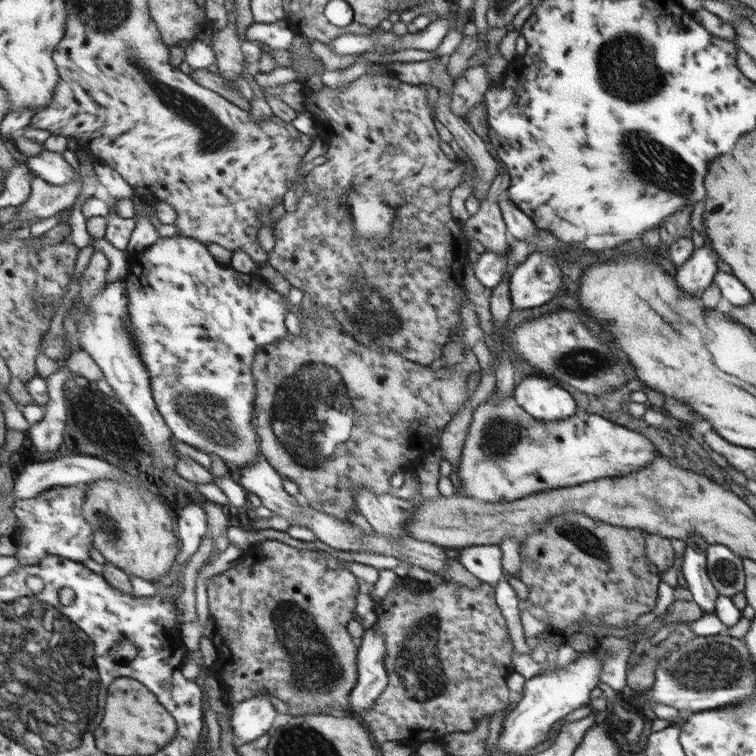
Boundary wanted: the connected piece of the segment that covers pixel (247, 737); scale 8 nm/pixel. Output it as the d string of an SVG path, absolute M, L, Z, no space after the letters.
M264 696L236 704L230 722L233 741L241 745L271 733L276 716L274 706Z

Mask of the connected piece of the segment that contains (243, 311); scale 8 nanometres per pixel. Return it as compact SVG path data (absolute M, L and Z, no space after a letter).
M190 237L160 238L139 251L135 262L142 276L130 272L124 280L129 299L128 330L134 334L138 356L151 378L156 408L177 440L217 454L231 471L250 466L261 452L253 426L254 404L258 401L254 356L266 344L274 344L288 334L284 298L266 288L257 273L239 273L234 267L218 264L204 243Z

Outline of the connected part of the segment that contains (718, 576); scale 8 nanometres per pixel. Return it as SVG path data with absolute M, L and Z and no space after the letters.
M711 544L706 550L710 581L720 596L731 598L746 591L744 557L724 544Z

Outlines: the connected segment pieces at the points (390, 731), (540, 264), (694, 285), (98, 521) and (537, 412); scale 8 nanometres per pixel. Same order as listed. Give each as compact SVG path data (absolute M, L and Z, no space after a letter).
M403 579L396 580L396 584L384 600L375 602L375 614L378 618L377 629L383 637L386 648L385 666L389 671L389 686L385 688L381 696L378 698L375 706L366 713L358 713L356 715L360 720L364 720L370 727L372 735L376 736L378 742L385 743L386 741L396 740L390 736L444 736L454 731L468 732L474 730L476 724L486 716L493 715L496 710L504 710L508 704L508 686L506 686L506 674L508 674L508 666L512 664L512 640L508 636L508 628L499 607L494 604L494 596L486 596L488 586L486 583L480 582L478 588L468 588L456 582L444 582L440 586L432 588L432 593L427 593L427 584L416 581L409 581L408 584L402 582Z
M530 252L528 259L511 272L511 306L515 309L542 306L556 296L562 282L564 275L557 259L545 253Z
M698 240L692 256L676 268L678 290L698 299L713 282L714 273L718 271L717 261L713 246Z
M106 477L86 486L88 499L84 509L88 522L96 530L95 548L128 576L152 583L164 578L178 556L178 540L174 534L174 520L158 496L128 479Z
M524 376L513 396L530 416L542 422L558 422L576 414L574 398L546 376Z

